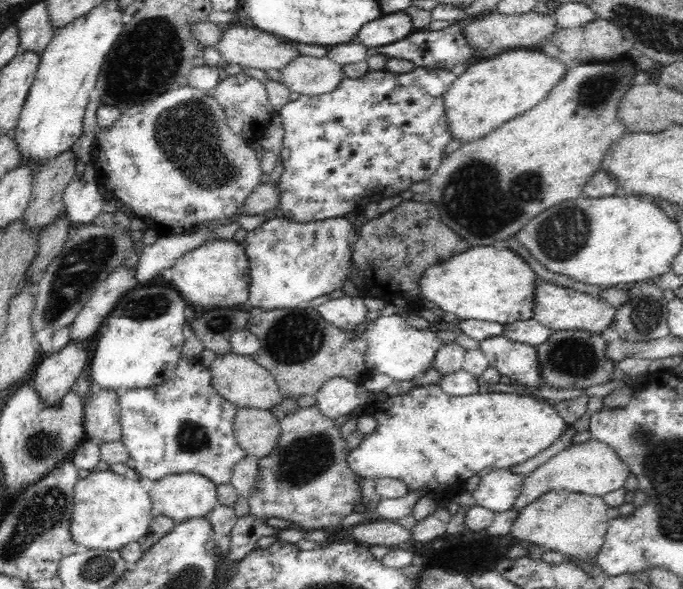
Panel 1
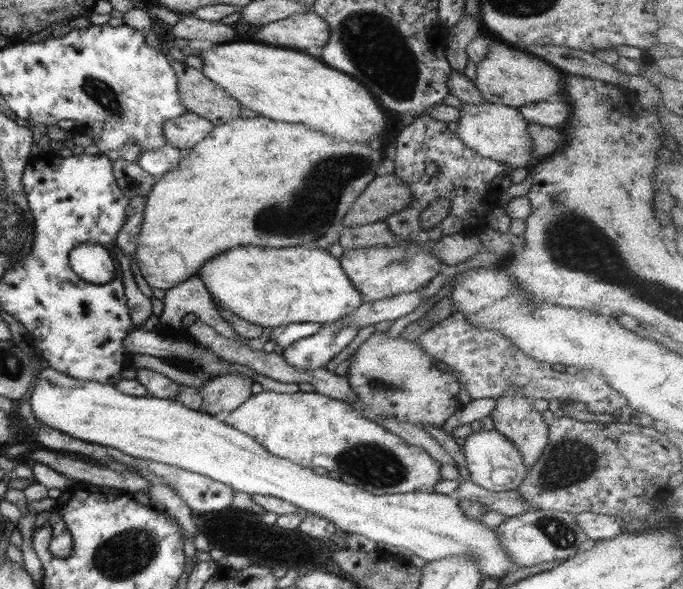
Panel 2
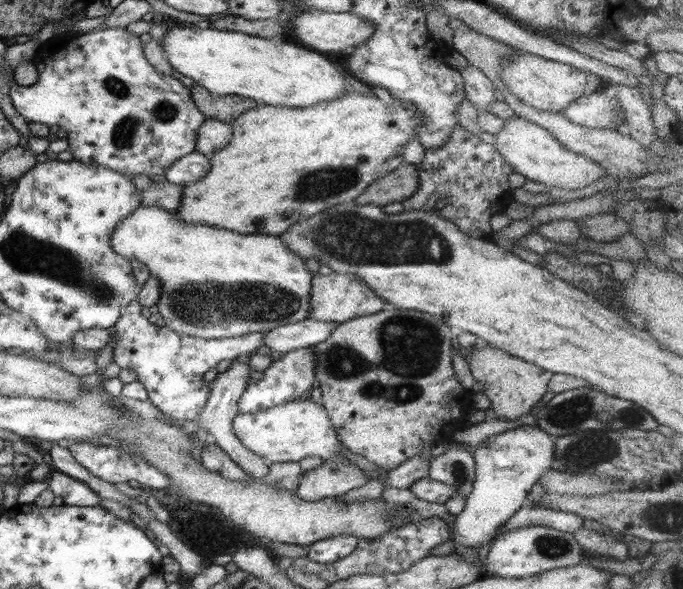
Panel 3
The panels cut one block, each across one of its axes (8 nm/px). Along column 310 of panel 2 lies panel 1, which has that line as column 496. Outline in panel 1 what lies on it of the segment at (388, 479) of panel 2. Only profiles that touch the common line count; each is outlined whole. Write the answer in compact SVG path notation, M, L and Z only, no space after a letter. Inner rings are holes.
M439 384L412 385L405 394L385 395L367 402L364 415L374 417L378 426L371 435L362 434L358 447L347 454L349 467L362 479L388 477L402 480L408 485L409 492L424 487L433 491L441 485L447 485L452 491L461 488L465 480L484 468L509 469L522 464L554 444L569 428L558 410L548 403L536 401L534 397L504 393L497 388L470 396L448 396Z

